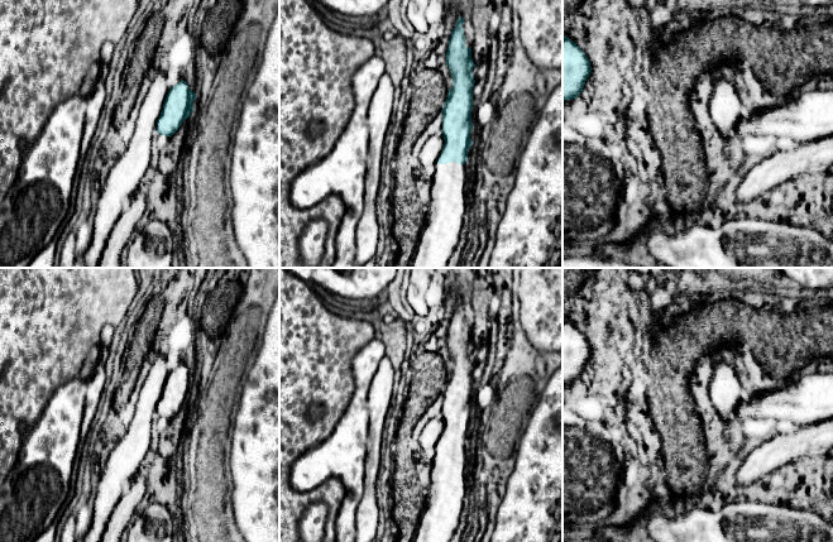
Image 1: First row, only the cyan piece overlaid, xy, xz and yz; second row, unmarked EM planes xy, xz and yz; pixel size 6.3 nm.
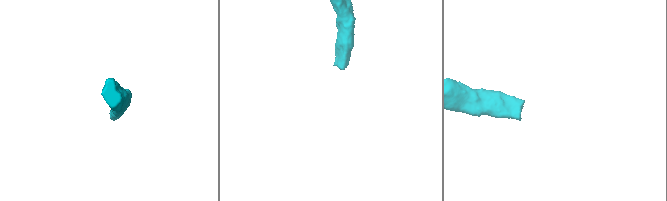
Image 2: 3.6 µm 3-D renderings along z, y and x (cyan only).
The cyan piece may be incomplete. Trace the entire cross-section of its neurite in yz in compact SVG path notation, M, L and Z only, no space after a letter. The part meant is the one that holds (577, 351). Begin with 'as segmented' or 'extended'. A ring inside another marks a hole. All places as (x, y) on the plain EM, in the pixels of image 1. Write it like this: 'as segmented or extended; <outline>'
as segmented; M562 317L562 384L576 382L592 355L585 336Z

